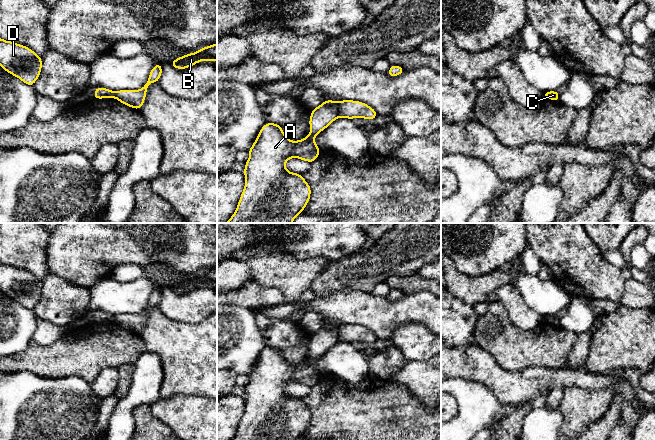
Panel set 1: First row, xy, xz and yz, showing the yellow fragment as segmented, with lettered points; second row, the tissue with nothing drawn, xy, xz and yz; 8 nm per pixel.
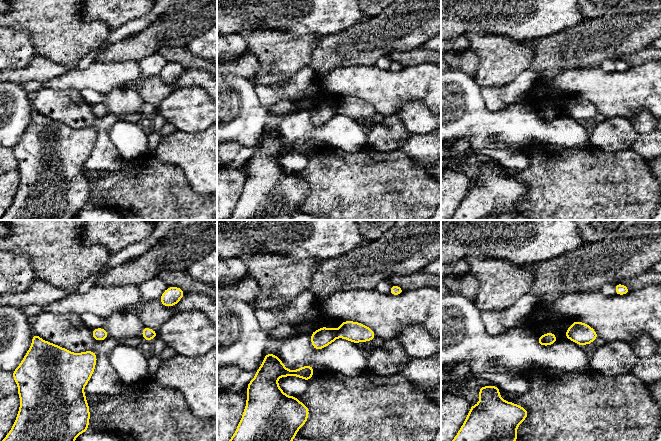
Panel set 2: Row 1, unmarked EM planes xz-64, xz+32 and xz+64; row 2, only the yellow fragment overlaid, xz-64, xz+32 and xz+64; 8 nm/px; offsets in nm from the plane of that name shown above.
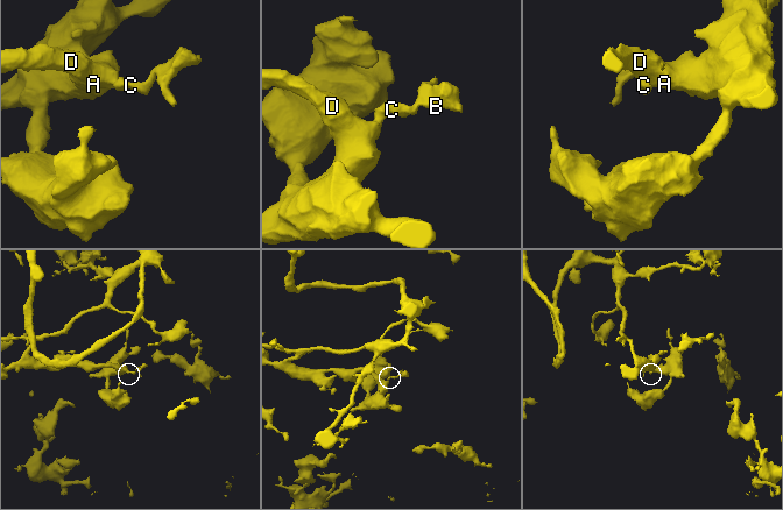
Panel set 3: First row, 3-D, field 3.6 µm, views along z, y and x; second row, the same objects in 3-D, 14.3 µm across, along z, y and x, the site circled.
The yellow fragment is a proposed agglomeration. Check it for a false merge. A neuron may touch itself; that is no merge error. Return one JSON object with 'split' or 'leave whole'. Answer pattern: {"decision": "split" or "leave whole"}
{"decision": "split"}

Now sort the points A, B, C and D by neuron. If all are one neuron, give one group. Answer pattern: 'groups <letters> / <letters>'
groups A D / B C

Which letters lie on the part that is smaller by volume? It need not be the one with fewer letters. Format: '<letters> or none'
B, C

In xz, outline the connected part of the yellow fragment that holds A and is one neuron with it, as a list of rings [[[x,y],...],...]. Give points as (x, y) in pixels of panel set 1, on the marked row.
[[[324,100],[321,105],[311,110],[309,135],[298,141],[287,138],[280,125],[269,122],[264,124],[248,150],[250,156],[243,171],[245,186],[236,211],[225,223],[292,223],[308,204],[311,187],[301,174],[288,171],[285,163],[291,158],[314,162],[320,153],[320,148],[315,143],[315,136],[337,118],[338,102]]]

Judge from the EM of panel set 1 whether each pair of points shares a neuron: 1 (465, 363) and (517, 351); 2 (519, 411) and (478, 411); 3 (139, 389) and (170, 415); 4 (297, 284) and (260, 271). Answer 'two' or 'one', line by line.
1: two
2: two
3: two
4: one

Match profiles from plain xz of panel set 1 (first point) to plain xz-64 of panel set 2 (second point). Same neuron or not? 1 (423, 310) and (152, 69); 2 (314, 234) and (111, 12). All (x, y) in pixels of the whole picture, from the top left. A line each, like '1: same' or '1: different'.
1: different
2: same

